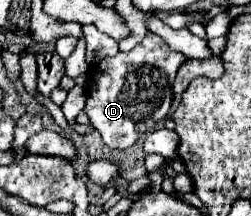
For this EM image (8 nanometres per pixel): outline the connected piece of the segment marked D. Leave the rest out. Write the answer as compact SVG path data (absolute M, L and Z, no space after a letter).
M147 33L145 39L131 51L119 51L113 57L99 61L89 73L85 113L91 125L101 133L111 149L127 149L141 135L167 117L173 99L173 79L179 65L185 61L183 53L173 51L159 35Z

